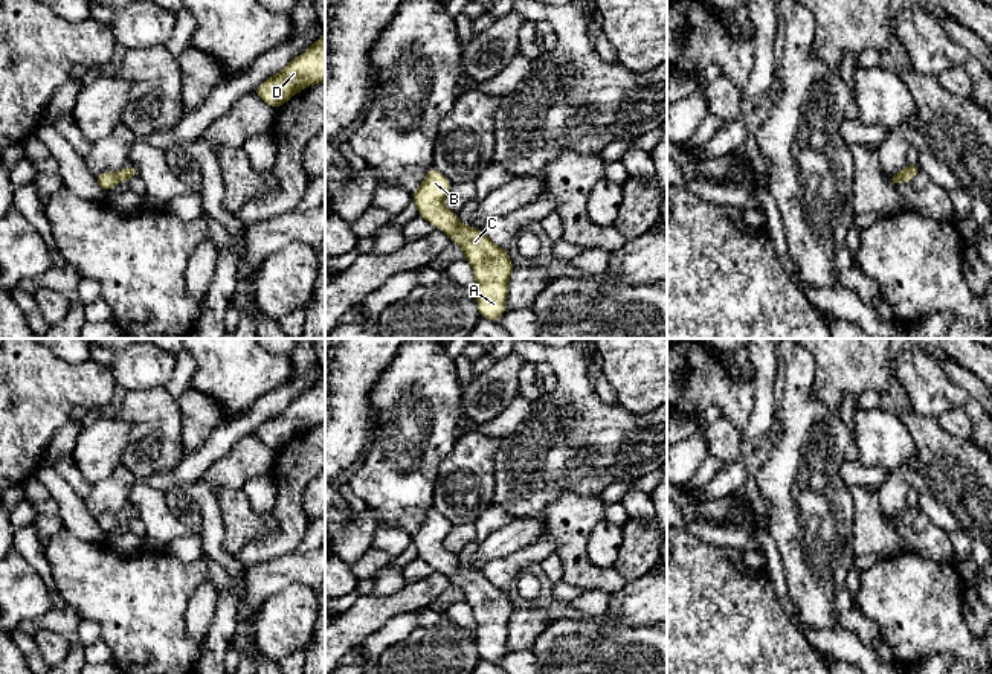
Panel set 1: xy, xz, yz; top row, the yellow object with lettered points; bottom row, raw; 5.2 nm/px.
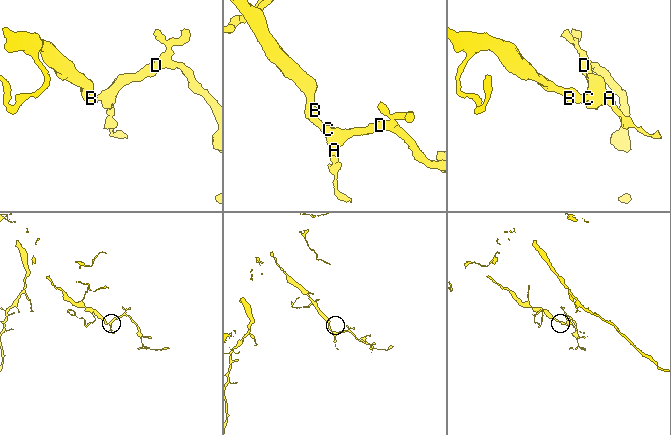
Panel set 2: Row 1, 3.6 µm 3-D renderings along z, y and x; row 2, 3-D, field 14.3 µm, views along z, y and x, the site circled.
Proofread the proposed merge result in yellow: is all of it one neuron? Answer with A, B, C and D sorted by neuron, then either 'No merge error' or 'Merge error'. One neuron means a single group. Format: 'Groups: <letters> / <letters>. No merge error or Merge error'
Groups: A B C D. No merge error

